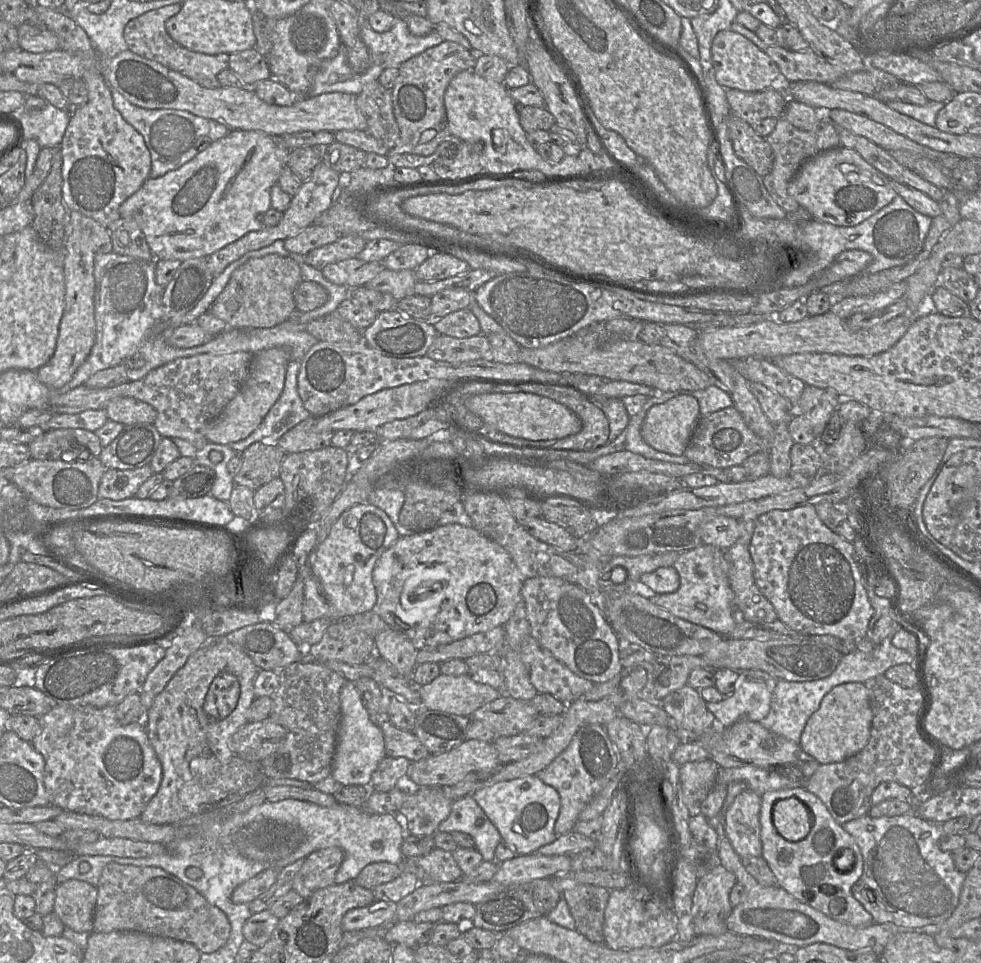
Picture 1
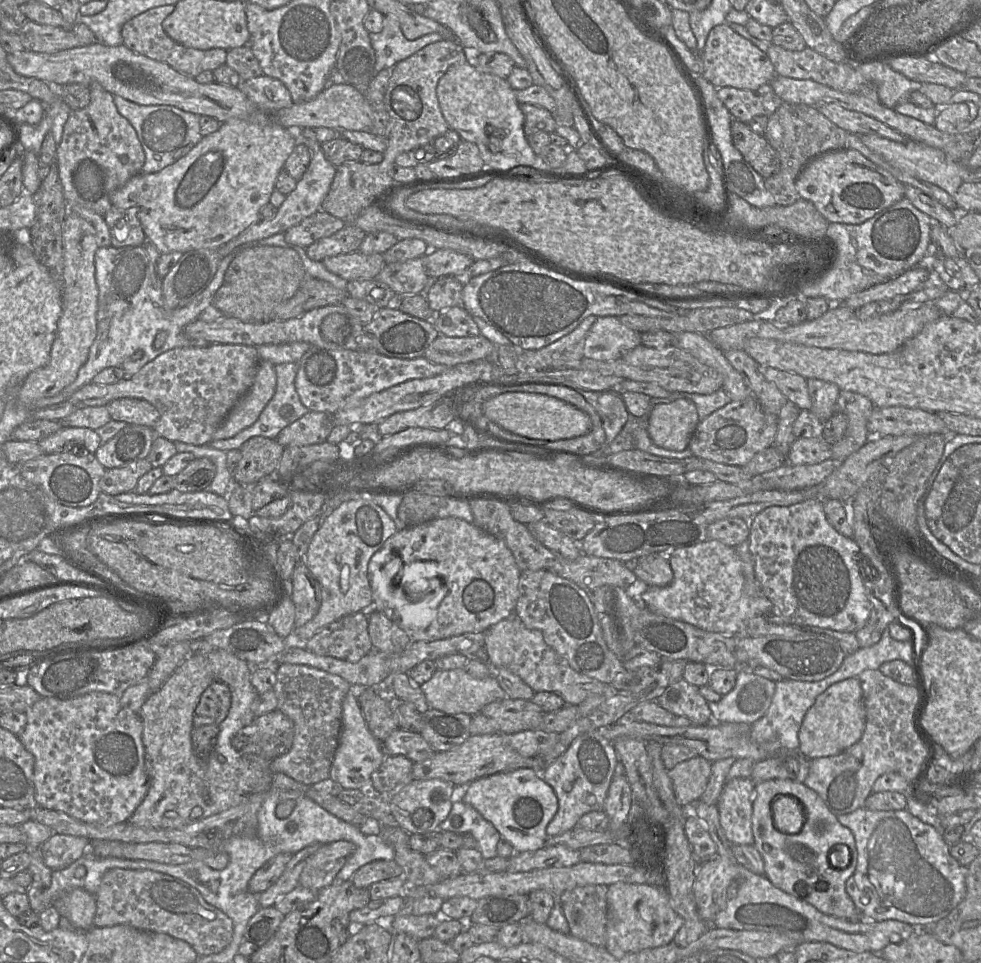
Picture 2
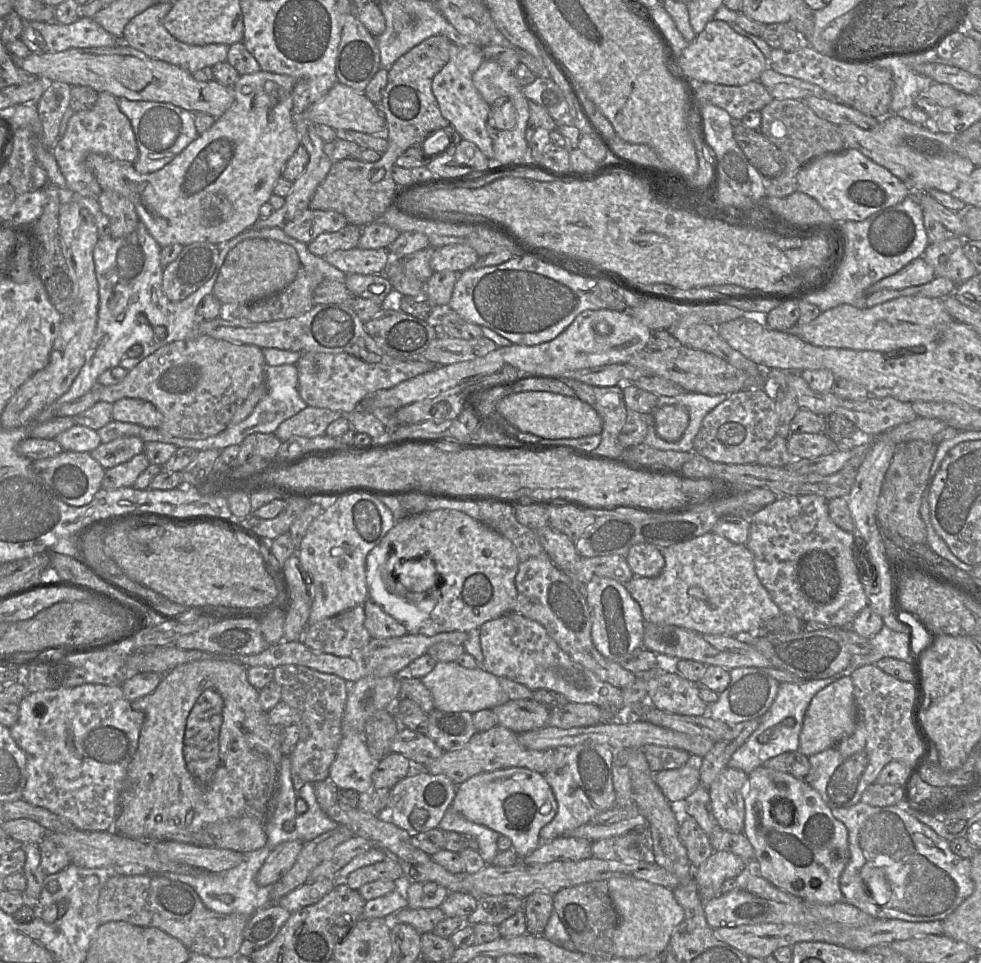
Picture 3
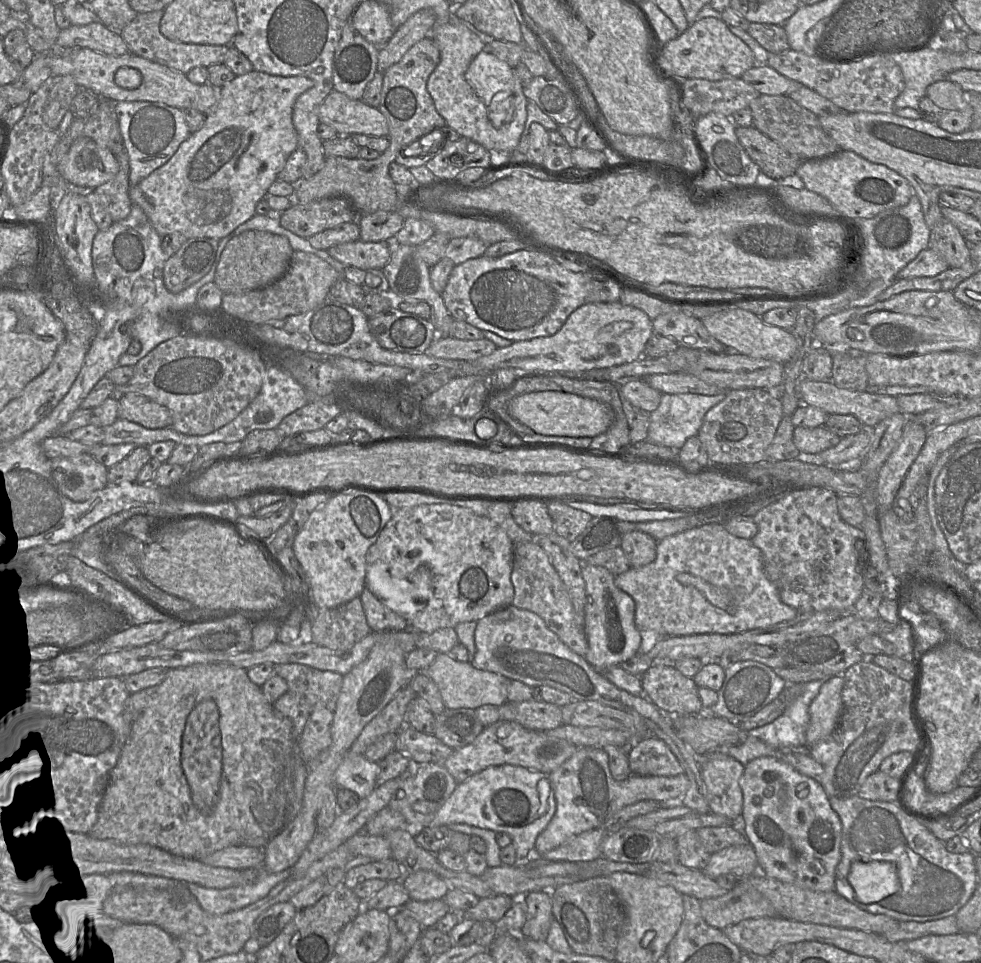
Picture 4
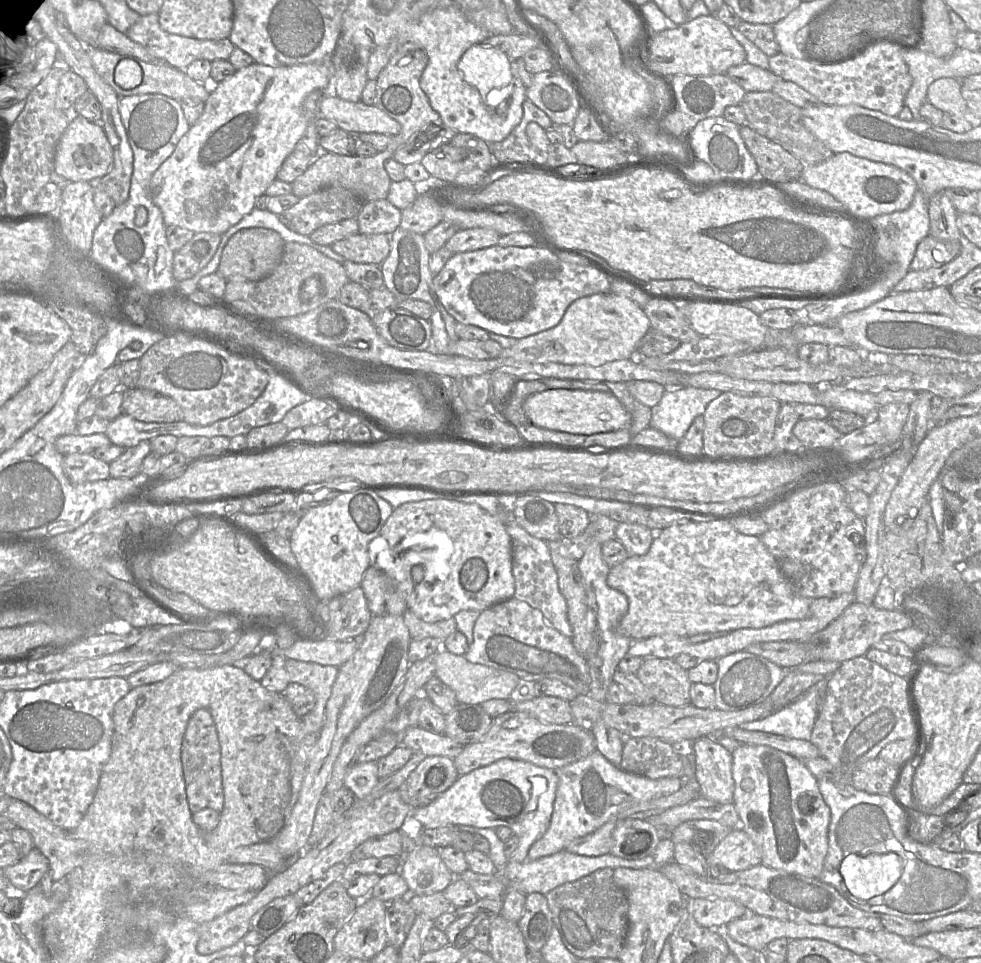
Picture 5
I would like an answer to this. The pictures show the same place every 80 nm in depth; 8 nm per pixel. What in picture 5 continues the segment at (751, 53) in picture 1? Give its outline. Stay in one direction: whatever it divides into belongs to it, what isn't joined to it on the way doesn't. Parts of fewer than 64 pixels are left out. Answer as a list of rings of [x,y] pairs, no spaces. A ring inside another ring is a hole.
[[[714,15],[699,16],[676,29],[655,33],[650,50],[651,67],[671,76],[725,74],[730,67],[747,63],[743,46],[734,38],[730,28]]]

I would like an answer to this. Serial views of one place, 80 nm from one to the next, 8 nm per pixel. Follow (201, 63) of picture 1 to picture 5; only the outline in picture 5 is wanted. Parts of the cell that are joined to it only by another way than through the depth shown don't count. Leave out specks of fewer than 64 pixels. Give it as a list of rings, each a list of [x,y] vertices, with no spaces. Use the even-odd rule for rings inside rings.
[[[158,13],[140,16],[139,19],[128,29],[126,35],[132,41],[143,46],[154,58],[154,62],[162,62],[173,68],[183,70],[193,61],[203,59],[209,62],[215,60],[228,60],[235,46],[230,39],[194,39],[168,33],[159,26]]]

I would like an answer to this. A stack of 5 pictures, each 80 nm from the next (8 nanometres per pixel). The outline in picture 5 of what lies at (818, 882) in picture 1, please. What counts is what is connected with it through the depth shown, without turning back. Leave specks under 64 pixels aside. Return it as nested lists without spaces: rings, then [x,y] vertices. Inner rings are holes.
[[[741,744],[731,753],[735,784],[733,803],[743,824],[743,830],[751,837],[761,853],[761,864],[819,878],[828,851],[831,811],[820,793],[818,780],[801,760],[769,746]]]

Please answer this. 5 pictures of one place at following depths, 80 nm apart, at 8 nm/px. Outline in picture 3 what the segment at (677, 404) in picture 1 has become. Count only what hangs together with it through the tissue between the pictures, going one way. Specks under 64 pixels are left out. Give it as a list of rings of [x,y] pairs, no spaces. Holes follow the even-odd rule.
[[[665,405],[654,416],[656,434],[668,442],[678,441],[689,423],[688,410],[681,405]]]

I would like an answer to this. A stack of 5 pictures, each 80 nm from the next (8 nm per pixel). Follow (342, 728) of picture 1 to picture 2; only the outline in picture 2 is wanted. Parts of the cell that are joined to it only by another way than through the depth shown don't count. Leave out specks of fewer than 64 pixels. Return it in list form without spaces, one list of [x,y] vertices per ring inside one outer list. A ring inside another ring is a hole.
[[[357,689],[351,690],[342,702],[342,729],[338,748],[330,771],[330,778],[344,789],[361,790],[366,784],[372,783],[372,774],[386,757],[383,745],[369,730],[357,699]]]

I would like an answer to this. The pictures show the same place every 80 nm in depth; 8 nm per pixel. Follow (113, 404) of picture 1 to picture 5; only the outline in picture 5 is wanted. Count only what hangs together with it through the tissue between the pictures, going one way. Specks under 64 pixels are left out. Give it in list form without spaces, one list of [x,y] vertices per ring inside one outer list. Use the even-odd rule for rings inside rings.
[[[123,389],[122,413],[142,422],[176,422],[183,420],[183,412],[170,397],[148,389]]]

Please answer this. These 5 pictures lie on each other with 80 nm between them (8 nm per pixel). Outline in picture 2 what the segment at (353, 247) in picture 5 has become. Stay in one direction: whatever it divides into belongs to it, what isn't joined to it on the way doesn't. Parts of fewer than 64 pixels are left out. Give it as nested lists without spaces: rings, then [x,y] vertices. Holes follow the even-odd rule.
[[[360,251],[327,257],[322,262],[328,271],[347,282],[374,279],[386,264],[383,254],[366,255]]]

